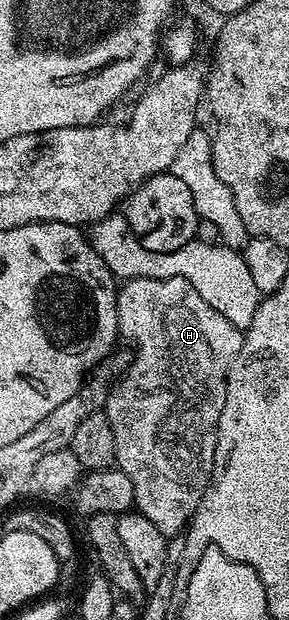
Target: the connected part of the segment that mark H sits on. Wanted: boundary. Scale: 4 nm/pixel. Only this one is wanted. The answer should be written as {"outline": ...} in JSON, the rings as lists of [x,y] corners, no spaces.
{"outline":[[[128,278],[117,290],[117,316],[119,317],[119,333],[125,339],[139,338],[139,343],[133,346],[133,357],[129,368],[122,378],[114,383],[111,395],[105,407],[109,424],[113,428],[113,444],[115,445],[115,466],[123,470],[133,480],[135,496],[134,509],[151,521],[167,539],[175,535],[182,535],[186,531],[195,509],[201,504],[203,494],[211,485],[211,471],[215,469],[215,433],[221,420],[221,408],[225,408],[225,388],[227,387],[227,373],[233,360],[241,352],[243,334],[217,308],[209,308],[201,296],[197,296],[197,288],[189,284],[184,278]]]}

